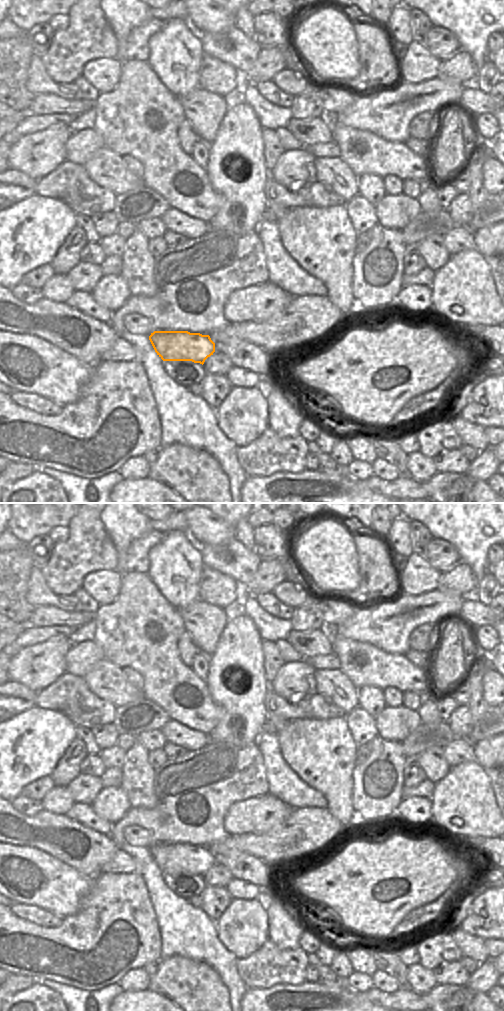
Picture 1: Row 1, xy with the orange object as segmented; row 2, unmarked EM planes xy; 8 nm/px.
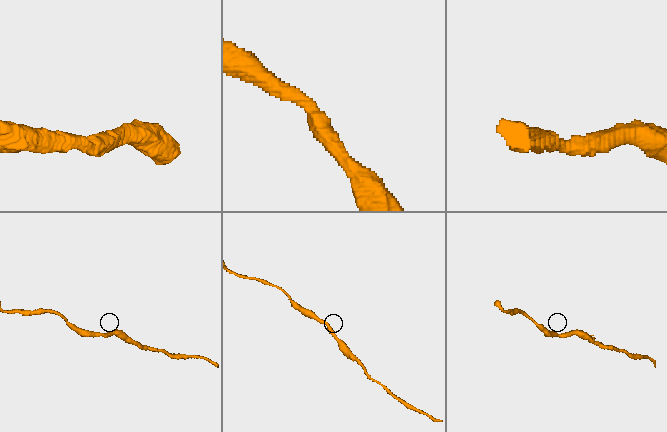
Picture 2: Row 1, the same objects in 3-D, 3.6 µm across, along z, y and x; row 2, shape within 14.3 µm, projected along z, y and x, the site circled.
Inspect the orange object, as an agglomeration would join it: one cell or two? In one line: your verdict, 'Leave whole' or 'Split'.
Leave whole

